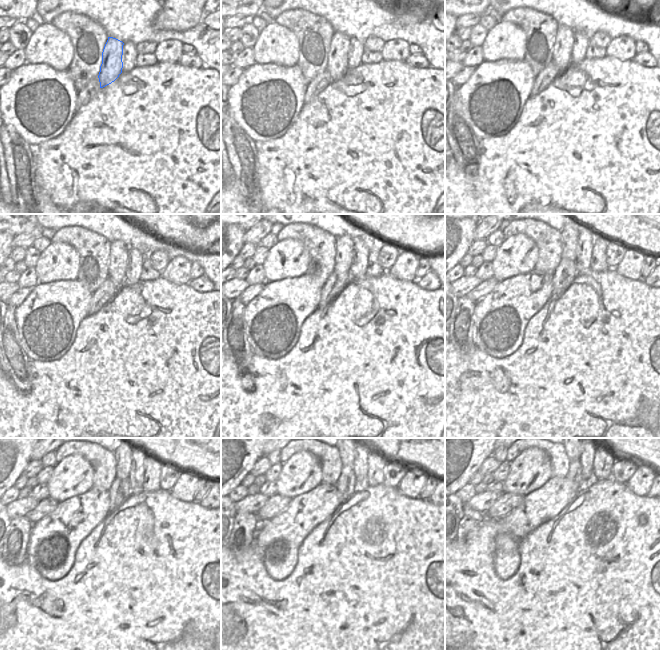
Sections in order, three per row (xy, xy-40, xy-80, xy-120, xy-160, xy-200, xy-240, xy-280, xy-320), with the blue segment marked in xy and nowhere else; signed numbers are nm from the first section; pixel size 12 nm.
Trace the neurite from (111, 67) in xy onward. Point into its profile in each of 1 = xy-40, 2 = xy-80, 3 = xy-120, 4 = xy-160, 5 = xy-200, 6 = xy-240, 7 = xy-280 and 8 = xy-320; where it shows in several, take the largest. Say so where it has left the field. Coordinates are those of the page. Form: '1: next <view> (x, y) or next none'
1: next xy-40 (337, 56)
2: next xy-80 (561, 54)
3: next xy-120 (117, 265)
4: next xy-160 (344, 246)
5: next xy-200 (570, 234)
6: next xy-240 (123, 458)
7: next xy-280 (347, 458)
8: next xy-320 (572, 458)

